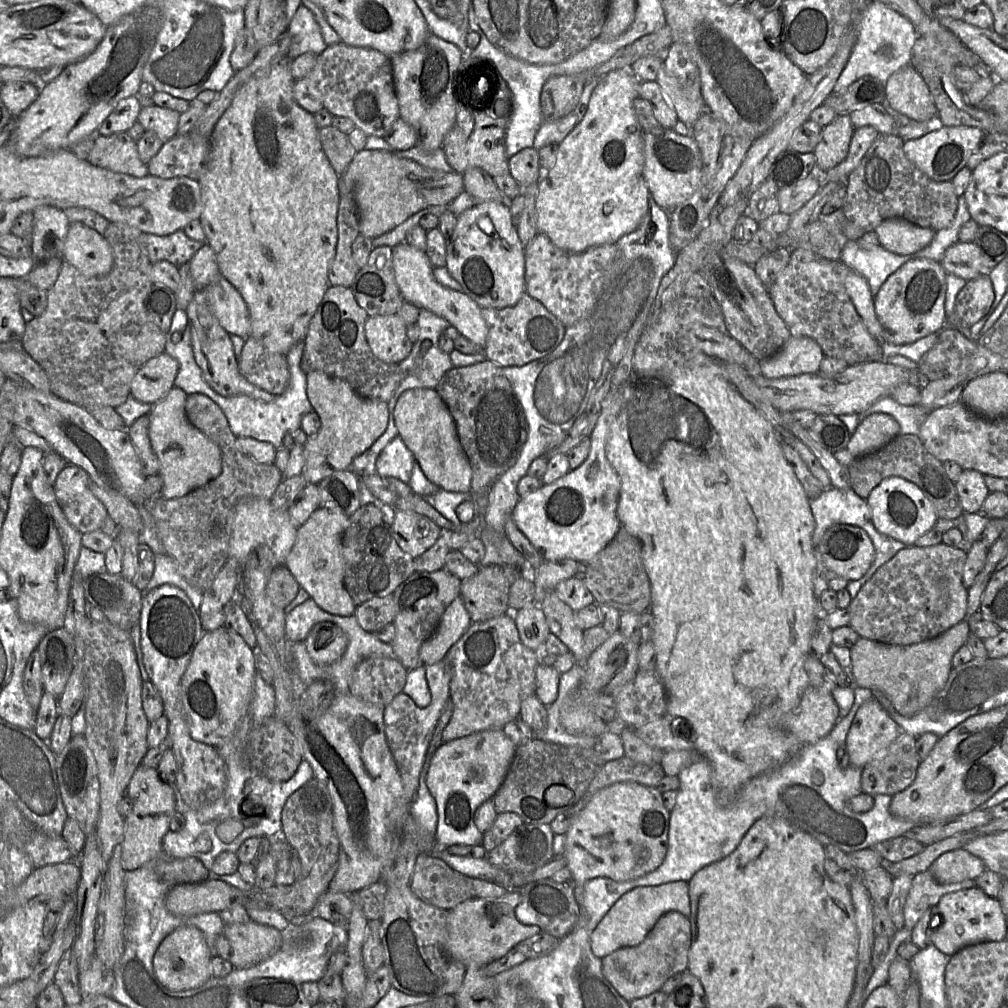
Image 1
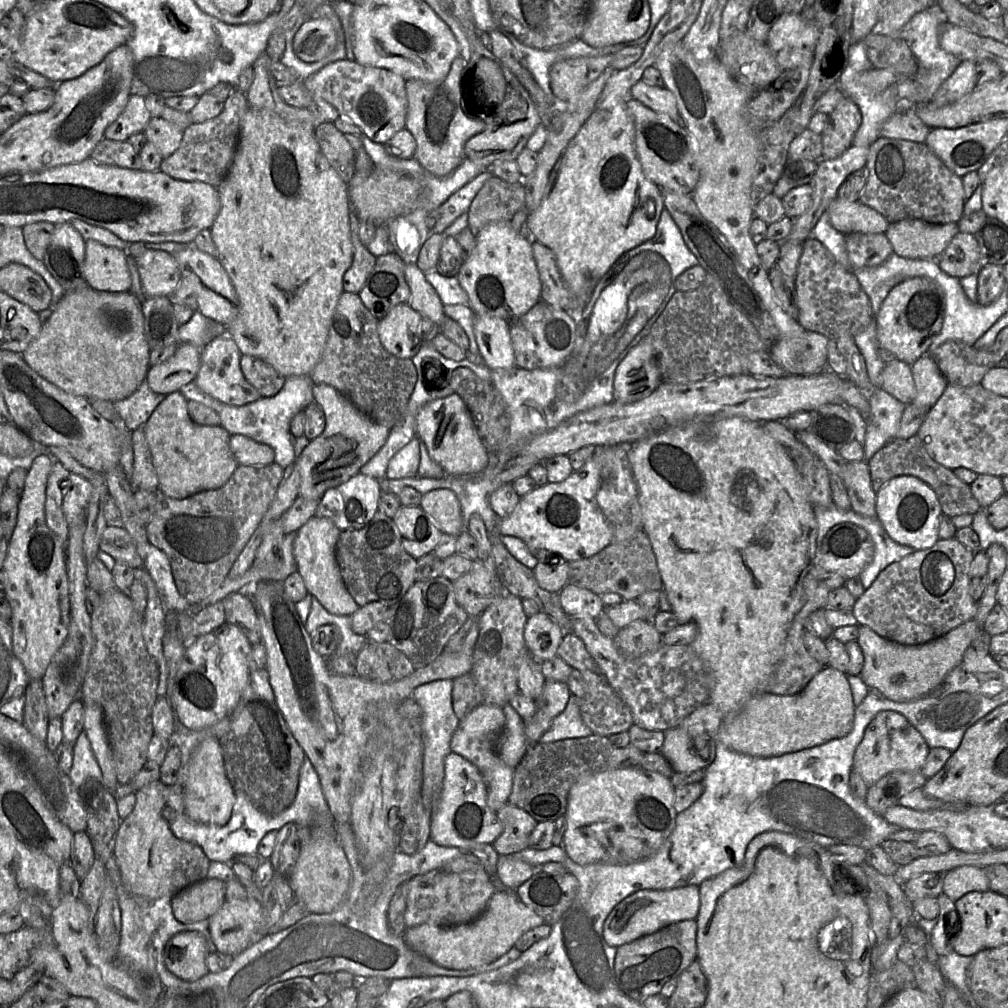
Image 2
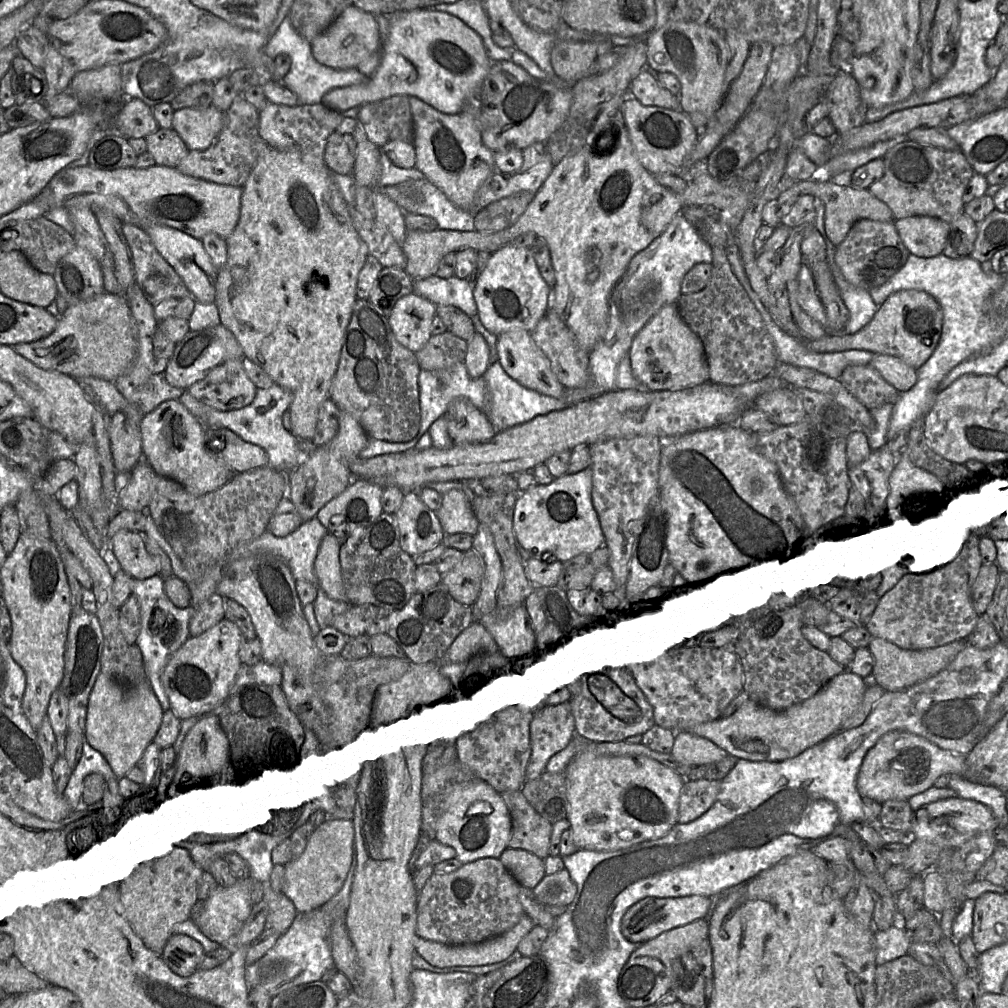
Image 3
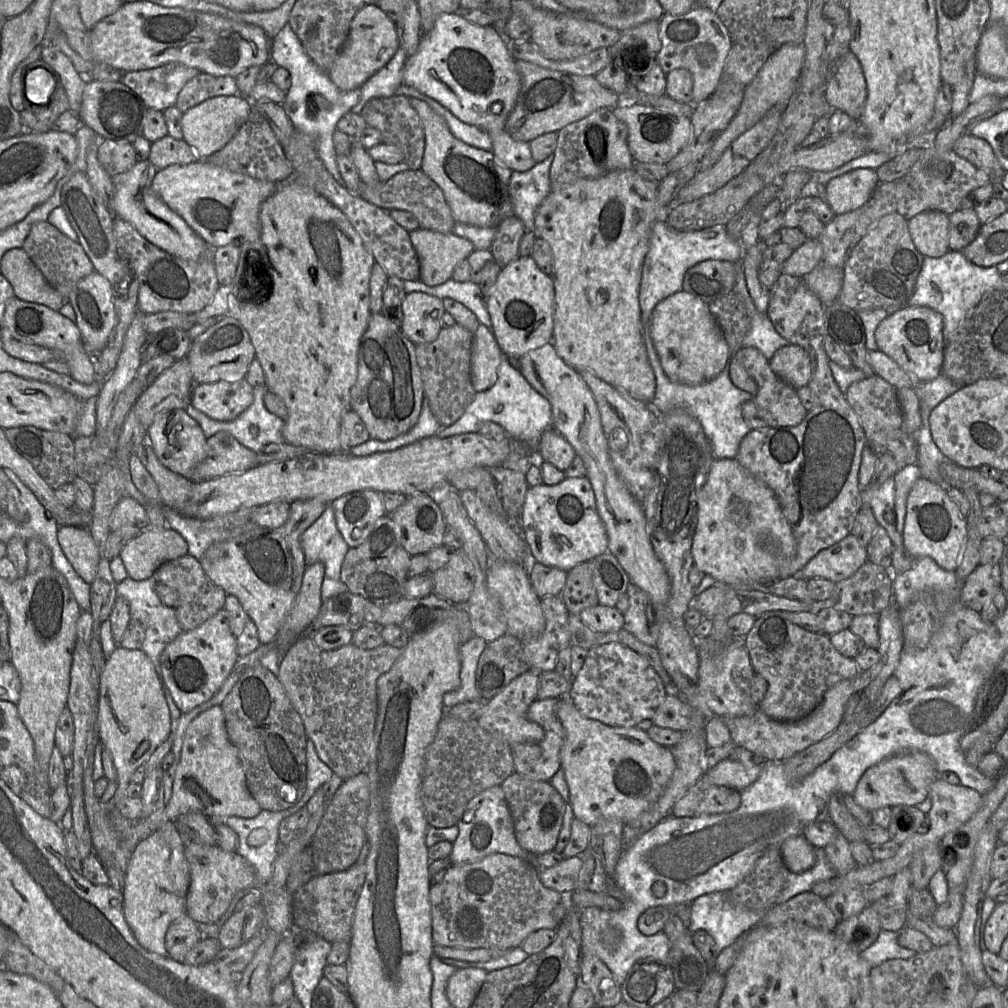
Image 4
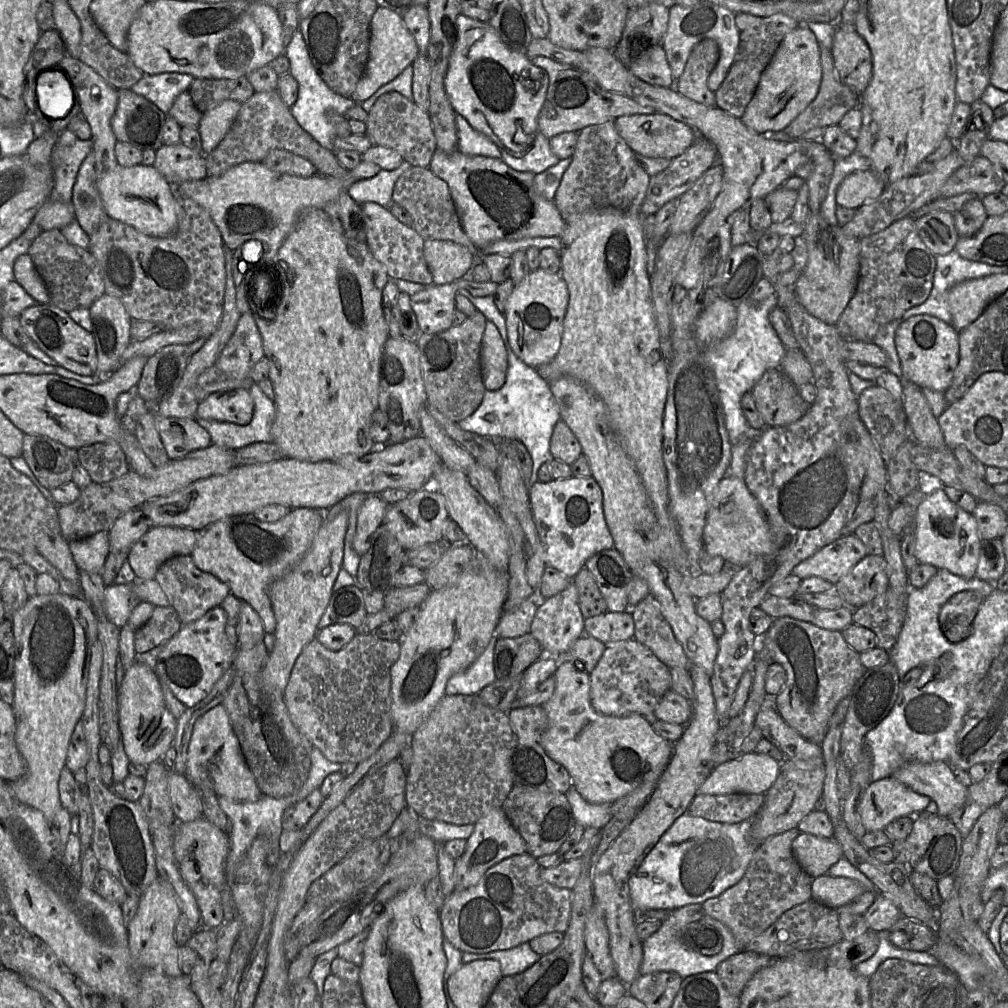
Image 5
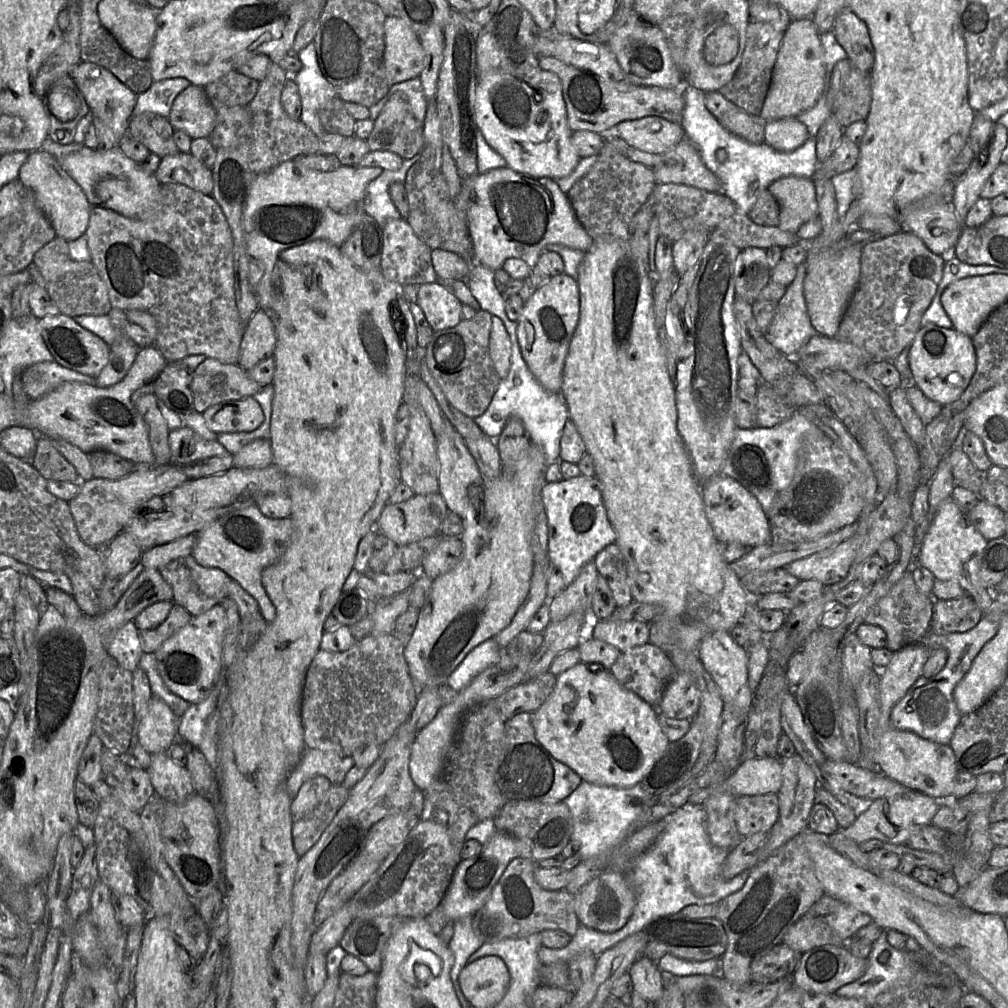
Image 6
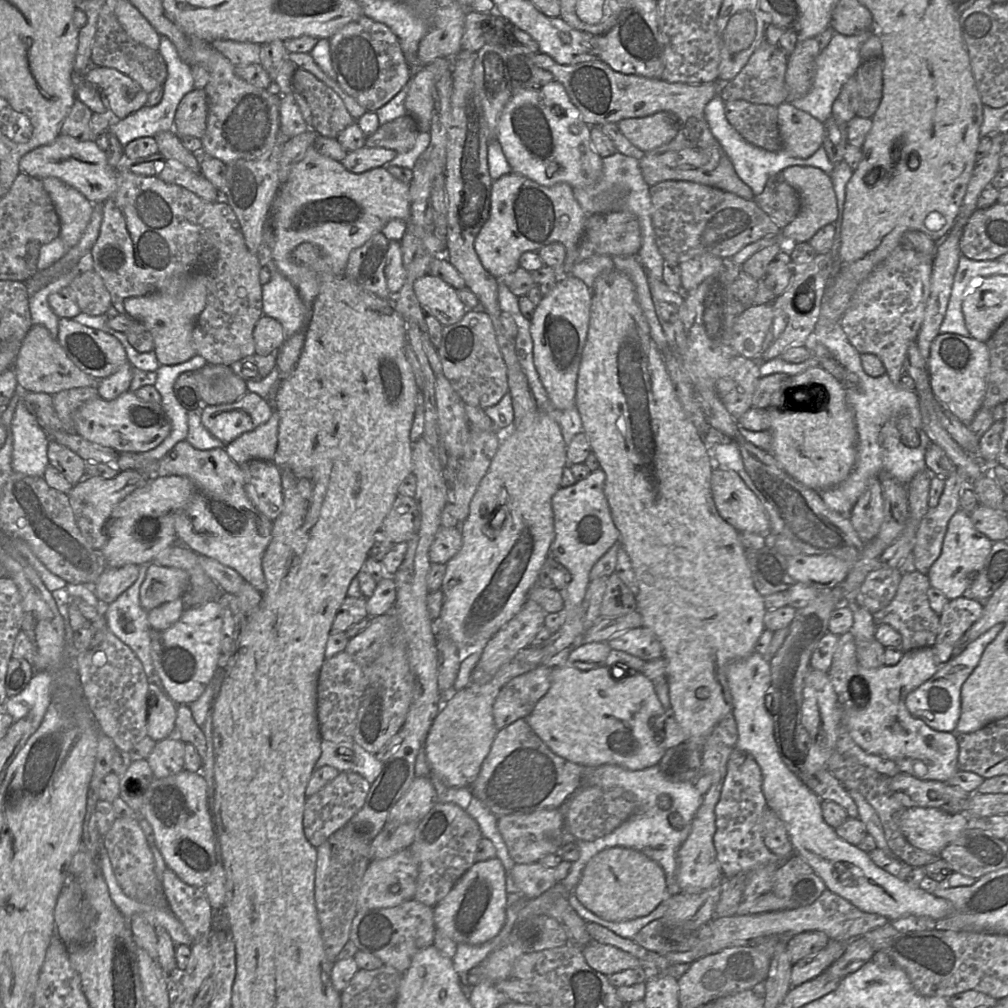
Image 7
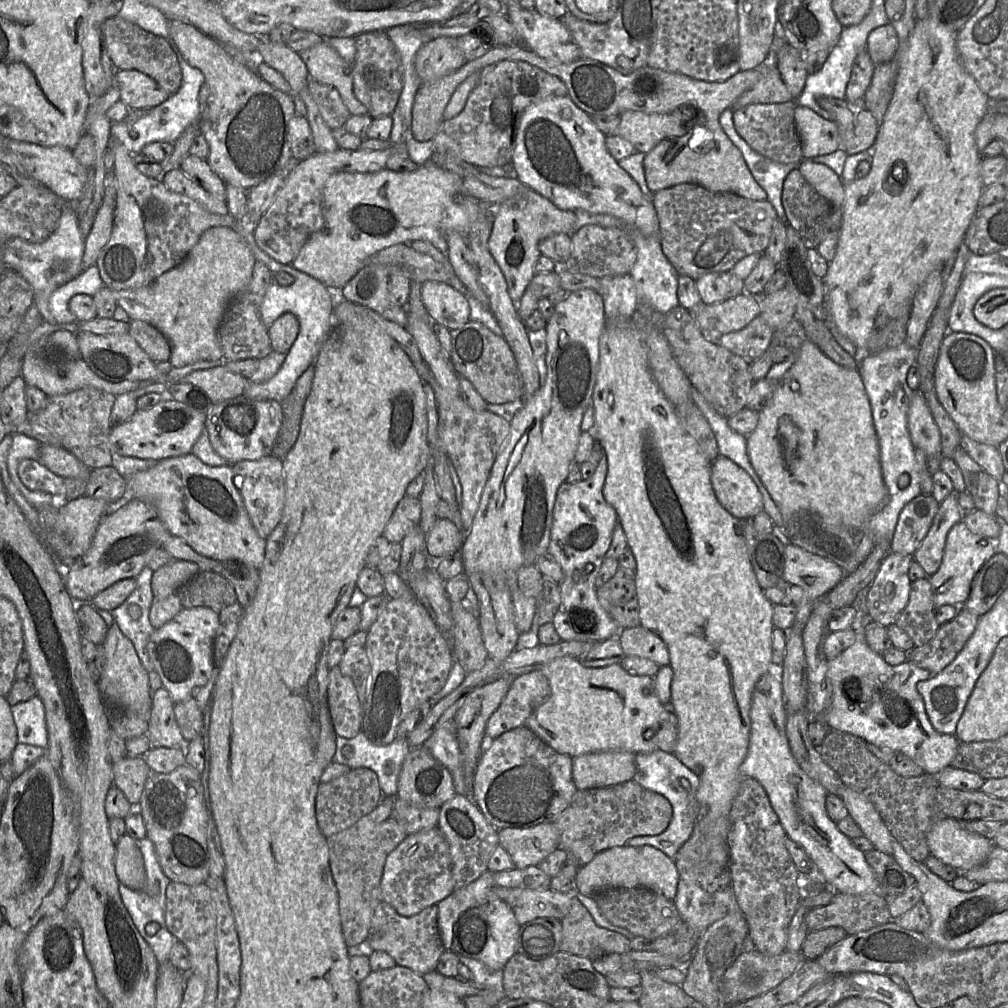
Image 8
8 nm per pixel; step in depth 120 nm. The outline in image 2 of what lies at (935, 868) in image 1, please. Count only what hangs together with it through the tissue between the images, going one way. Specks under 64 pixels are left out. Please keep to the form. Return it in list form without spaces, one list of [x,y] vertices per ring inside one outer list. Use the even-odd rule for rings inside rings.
[[[960,866],[943,873],[942,893],[957,900],[972,891],[988,891],[989,880],[984,867]]]

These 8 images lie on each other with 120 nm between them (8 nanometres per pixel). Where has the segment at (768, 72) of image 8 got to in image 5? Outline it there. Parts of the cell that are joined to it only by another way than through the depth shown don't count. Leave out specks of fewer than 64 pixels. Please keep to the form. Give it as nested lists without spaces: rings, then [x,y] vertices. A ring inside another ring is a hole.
[[[736,13],[735,24],[739,34],[739,45],[733,64],[723,83],[715,92],[715,97],[717,108],[737,119],[741,119],[755,94],[763,71],[769,65],[778,46],[785,35],[799,27],[800,24],[784,14],[759,17],[749,13]]]

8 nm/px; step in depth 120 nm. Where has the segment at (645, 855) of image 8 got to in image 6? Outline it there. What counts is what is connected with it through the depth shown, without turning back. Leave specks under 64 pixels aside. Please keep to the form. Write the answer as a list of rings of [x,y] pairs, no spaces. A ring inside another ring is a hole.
[[[606,870],[585,884],[575,895],[575,910],[581,925],[604,933],[614,933],[626,925],[636,905],[636,893],[627,881],[627,875]]]

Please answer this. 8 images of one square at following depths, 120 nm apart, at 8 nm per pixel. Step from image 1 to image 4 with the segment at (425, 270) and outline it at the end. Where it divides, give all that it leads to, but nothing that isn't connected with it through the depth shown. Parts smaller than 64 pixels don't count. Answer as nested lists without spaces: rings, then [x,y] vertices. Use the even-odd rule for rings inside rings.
[[[552,343],[529,351],[519,361],[522,375],[551,403],[552,427],[571,443],[584,462],[586,476],[594,491],[596,508],[607,533],[607,552],[616,557],[630,582],[648,595],[654,611],[663,609],[670,597],[670,578],[649,540],[642,504],[631,494],[611,461],[600,411],[590,388],[580,372],[558,355]]]

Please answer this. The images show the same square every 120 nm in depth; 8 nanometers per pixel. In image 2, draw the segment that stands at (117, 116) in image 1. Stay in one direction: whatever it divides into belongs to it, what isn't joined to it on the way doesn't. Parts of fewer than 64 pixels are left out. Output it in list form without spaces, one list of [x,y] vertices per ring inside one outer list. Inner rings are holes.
[[[131,94],[124,110],[105,129],[104,138],[127,141],[131,135],[144,132],[145,127],[152,118],[144,98],[140,95]]]

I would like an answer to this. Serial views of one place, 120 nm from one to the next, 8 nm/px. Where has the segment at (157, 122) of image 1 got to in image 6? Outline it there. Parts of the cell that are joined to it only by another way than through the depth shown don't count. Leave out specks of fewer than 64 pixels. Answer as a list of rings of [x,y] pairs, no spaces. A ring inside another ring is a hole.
[[[179,151],[161,158],[155,177],[161,184],[179,183],[206,195],[213,191],[211,170],[191,153]]]

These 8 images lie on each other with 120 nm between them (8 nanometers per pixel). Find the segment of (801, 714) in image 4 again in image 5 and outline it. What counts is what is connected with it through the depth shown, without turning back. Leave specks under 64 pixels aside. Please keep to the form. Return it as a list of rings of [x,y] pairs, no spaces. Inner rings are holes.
[[[791,617],[775,618],[767,632],[758,637],[757,655],[761,655],[769,664],[780,664],[787,675],[784,687],[773,697],[773,707],[799,735],[821,745],[837,704],[850,695],[855,683],[867,670],[860,662],[860,653],[848,645],[841,631],[827,630],[812,622]]]

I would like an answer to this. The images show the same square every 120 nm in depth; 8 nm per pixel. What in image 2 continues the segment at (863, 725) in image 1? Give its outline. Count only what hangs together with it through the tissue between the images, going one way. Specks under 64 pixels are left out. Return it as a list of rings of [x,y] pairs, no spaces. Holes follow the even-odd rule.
[[[881,711],[865,729],[853,756],[853,769],[861,776],[868,788],[891,772],[921,770],[929,750],[930,747],[923,736],[902,714]]]

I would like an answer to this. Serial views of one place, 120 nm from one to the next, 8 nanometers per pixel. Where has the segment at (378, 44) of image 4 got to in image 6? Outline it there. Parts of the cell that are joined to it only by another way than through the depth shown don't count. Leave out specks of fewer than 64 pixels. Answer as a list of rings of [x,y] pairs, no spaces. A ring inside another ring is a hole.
[[[387,16],[384,33],[384,65],[389,84],[419,77],[424,68],[424,51],[415,32],[401,18]]]

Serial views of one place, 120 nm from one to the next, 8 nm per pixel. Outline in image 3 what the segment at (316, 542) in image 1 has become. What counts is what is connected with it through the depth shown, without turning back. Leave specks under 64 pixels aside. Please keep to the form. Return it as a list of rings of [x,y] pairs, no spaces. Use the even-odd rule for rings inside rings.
[[[327,533],[321,541],[315,562],[314,570],[317,576],[317,586],[325,591],[327,596],[336,601],[348,602],[342,580],[339,560],[341,542],[331,533]]]

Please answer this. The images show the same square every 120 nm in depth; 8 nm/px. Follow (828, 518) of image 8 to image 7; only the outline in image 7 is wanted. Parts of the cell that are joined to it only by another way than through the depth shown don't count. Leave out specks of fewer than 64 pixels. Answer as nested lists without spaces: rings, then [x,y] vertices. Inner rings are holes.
[[[819,365],[795,375],[803,375],[788,383],[788,387],[813,381],[821,387],[815,405],[792,411],[787,406],[771,406],[770,427],[772,442],[768,452],[791,477],[807,488],[821,492],[845,481],[857,459],[858,435],[854,412],[847,403],[846,388]]]

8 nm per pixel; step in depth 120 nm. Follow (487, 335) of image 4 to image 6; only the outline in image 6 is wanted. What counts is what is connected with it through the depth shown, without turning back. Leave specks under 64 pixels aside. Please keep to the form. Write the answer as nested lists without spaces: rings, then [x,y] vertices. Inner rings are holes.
[[[492,316],[489,354],[499,377],[504,379],[511,366],[512,344],[501,318]]]

